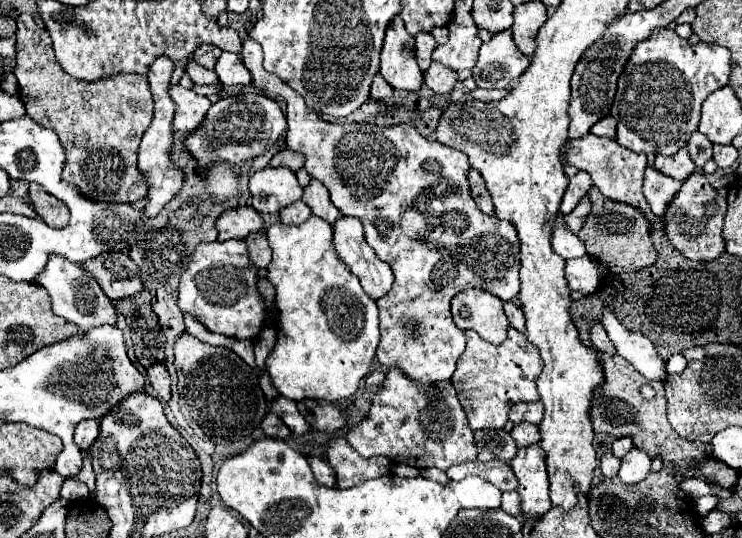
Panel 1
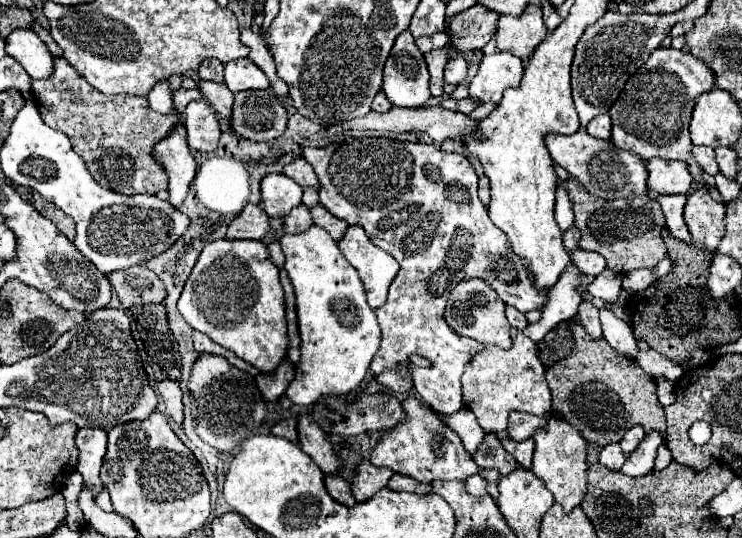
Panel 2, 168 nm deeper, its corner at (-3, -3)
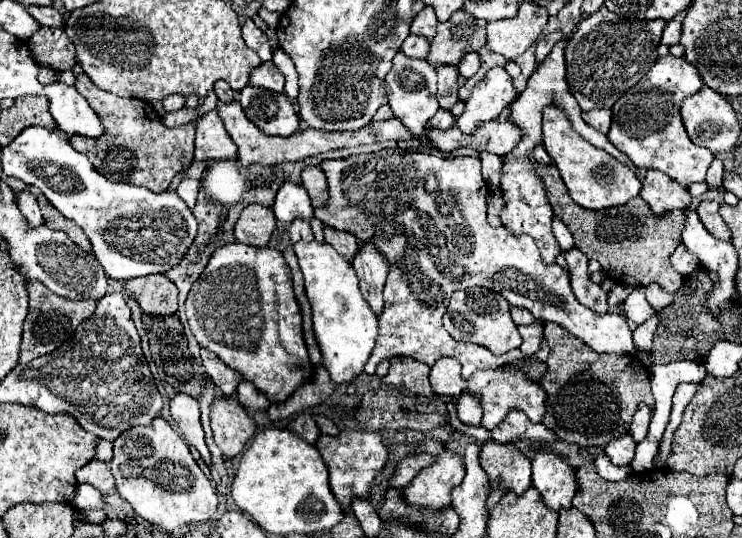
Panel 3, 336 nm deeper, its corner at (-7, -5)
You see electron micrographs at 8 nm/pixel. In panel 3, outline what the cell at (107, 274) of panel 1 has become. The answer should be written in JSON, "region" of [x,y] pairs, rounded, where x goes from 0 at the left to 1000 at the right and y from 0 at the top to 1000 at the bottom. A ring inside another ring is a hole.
{"region":[[[221,509],[178,517],[170,539],[186,558],[191,580],[208,587],[229,587],[240,576],[240,539]]]}

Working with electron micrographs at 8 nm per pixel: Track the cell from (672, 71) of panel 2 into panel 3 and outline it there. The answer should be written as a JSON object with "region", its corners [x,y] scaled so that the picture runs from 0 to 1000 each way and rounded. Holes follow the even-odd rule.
{"region":[[[906,100],[887,108],[873,138],[849,164],[827,197],[825,197],[825,234],[817,249],[819,260],[838,279],[860,312],[881,312],[898,327],[916,338],[927,349],[935,338],[949,338],[951,316],[960,305],[962,290],[957,279],[930,264],[914,197],[922,182],[938,175],[946,164],[946,145],[930,115],[911,108]]]}

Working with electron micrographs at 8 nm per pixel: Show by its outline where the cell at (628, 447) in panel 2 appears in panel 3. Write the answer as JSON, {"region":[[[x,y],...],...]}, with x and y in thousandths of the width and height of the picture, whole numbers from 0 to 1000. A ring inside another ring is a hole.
{"region":[[[865,747],[865,751],[860,755],[854,777],[852,777],[852,788],[849,788],[849,807],[854,810],[857,822],[863,822],[863,818],[871,810],[873,788],[876,788],[876,758]]]}

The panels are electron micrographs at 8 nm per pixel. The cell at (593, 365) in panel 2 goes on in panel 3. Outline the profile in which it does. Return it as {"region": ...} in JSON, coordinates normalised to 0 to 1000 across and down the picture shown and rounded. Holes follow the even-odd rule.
{"region":[[[747,599],[733,606],[733,625],[741,643],[741,662],[736,669],[736,695],[725,710],[736,729],[736,770],[730,788],[752,814],[787,833],[814,833],[822,818],[846,799],[863,747],[881,758],[876,695],[860,662],[801,658]]]}

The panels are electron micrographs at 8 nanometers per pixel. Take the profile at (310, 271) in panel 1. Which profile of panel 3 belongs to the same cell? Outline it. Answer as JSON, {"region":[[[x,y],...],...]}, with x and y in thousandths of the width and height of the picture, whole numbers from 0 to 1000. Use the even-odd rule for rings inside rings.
{"region":[[[402,450],[396,454],[404,502],[412,520],[412,546],[423,584],[423,621],[434,651],[434,677],[442,684],[453,714],[472,710],[488,688],[507,636],[509,591],[491,561],[482,517],[474,498],[445,454],[439,450]]]}

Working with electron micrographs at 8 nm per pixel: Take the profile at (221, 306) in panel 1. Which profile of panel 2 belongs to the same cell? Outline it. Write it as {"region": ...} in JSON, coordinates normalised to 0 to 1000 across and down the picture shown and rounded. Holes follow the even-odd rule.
{"region":[[[280,450],[248,528],[240,576],[261,613],[318,654],[350,691],[369,688],[385,658],[388,625],[383,591],[383,543],[375,520],[375,498],[364,483],[361,461],[353,450]],[[296,550],[302,550],[302,558]],[[332,561],[334,569],[329,569]]]}

